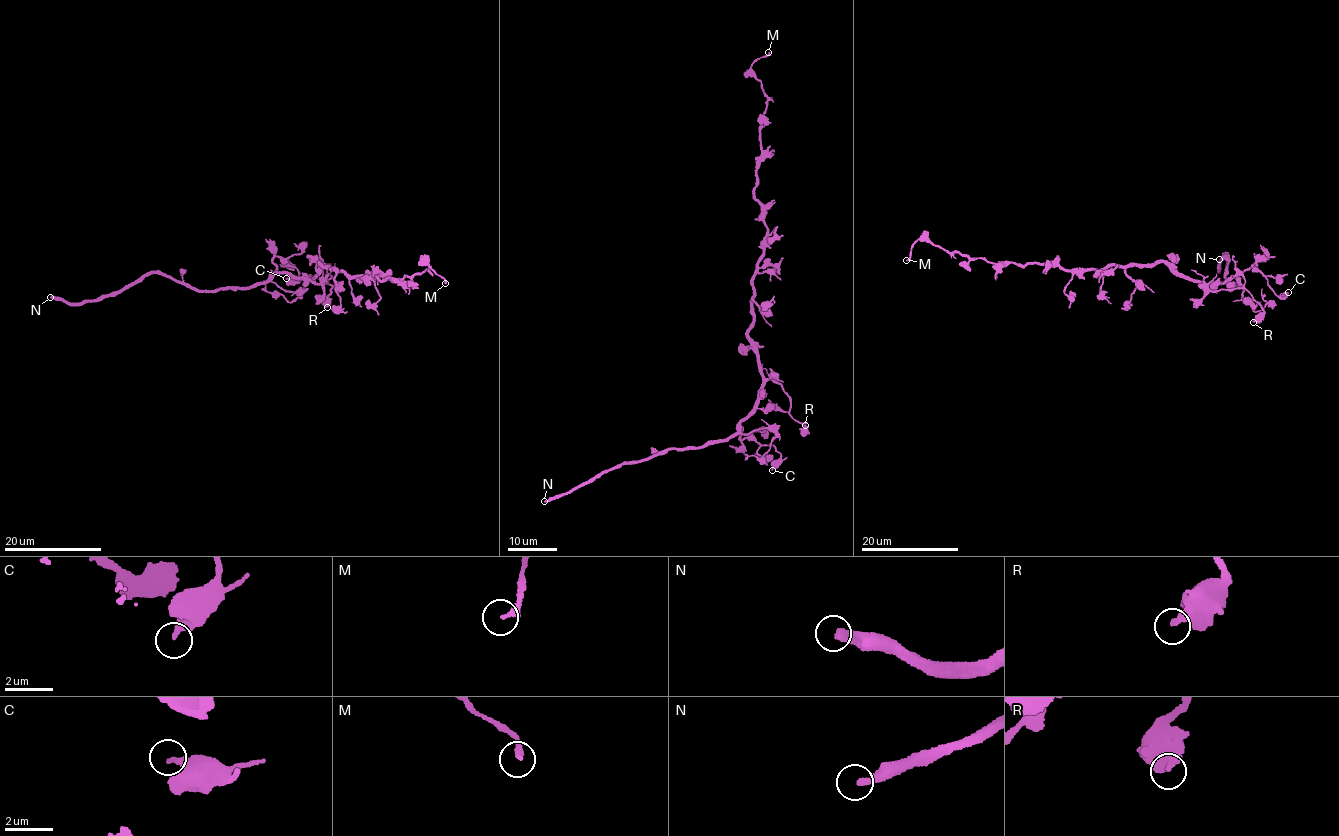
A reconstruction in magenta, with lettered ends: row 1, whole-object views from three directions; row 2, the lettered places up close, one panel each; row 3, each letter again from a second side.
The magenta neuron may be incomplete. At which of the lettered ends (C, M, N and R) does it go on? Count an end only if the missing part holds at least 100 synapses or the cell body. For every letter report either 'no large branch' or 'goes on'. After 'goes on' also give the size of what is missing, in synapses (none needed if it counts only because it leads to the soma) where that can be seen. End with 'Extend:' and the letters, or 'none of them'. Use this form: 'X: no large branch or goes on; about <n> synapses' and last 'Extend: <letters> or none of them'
C: no large branch
M: no large branch
N: goes on; about 500 synapses
R: no large branch
Extend: N

